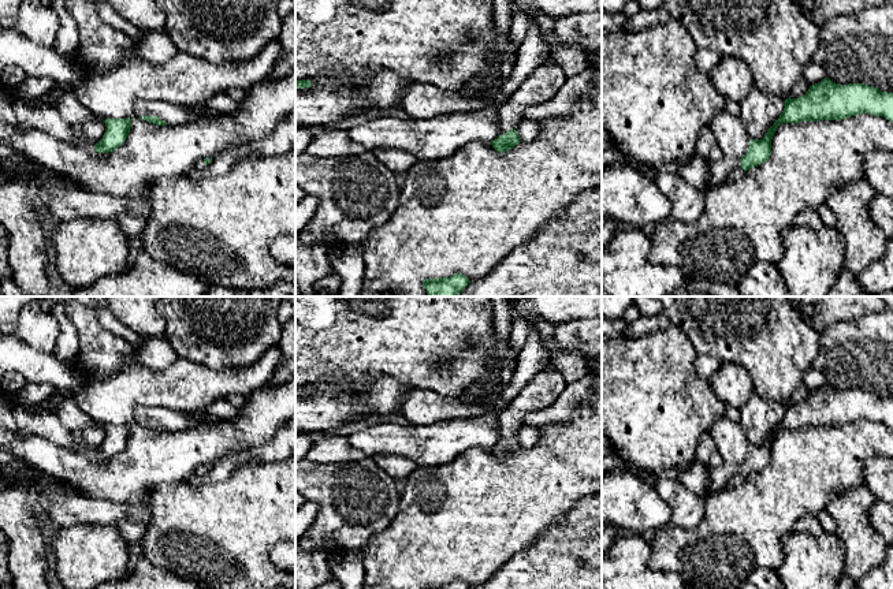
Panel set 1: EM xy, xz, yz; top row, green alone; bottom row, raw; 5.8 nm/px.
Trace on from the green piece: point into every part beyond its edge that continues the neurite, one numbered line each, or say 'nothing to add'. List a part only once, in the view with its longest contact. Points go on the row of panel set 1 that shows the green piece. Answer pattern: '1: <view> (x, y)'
1: xz (543, 82)

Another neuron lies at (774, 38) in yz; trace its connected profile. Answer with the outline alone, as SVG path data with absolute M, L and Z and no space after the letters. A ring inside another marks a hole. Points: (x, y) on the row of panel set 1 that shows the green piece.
M662 0L663 8L693 38L696 48L719 52L745 63L760 92L789 98L819 48L819 27L815 26L793 0Z

